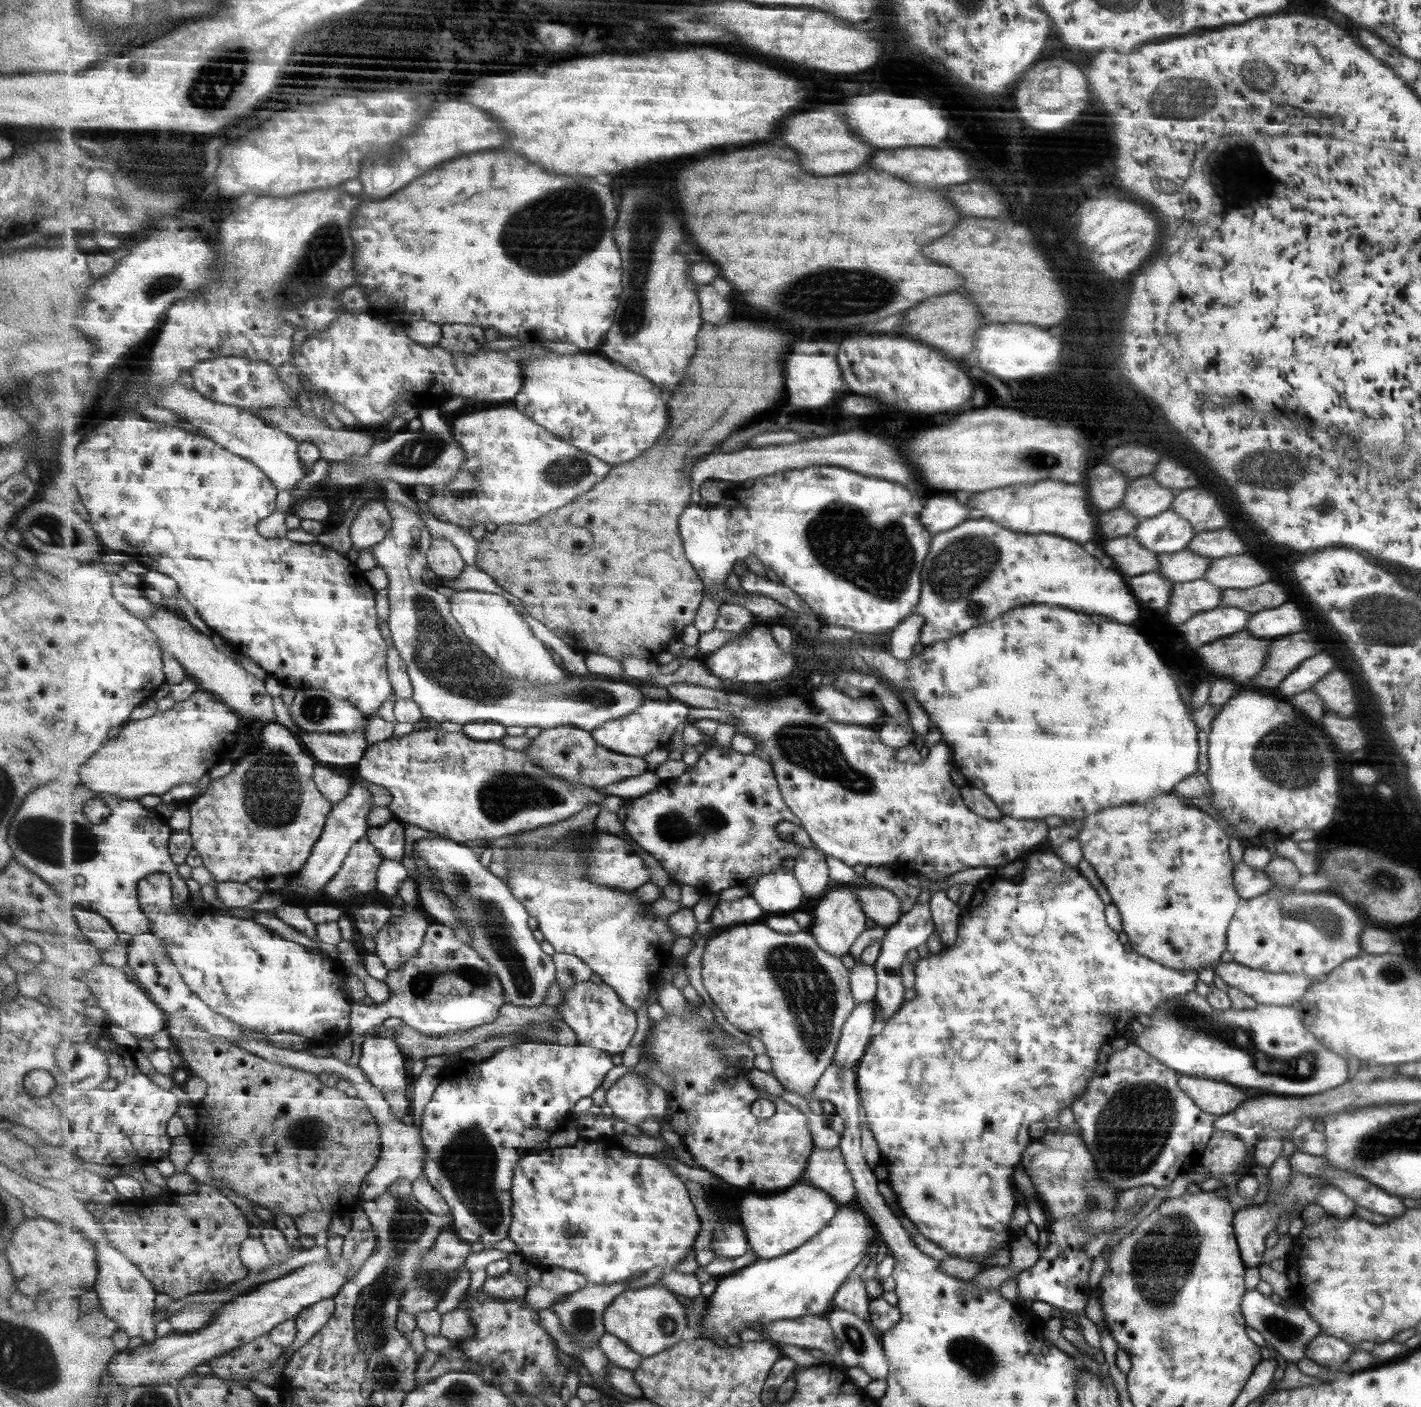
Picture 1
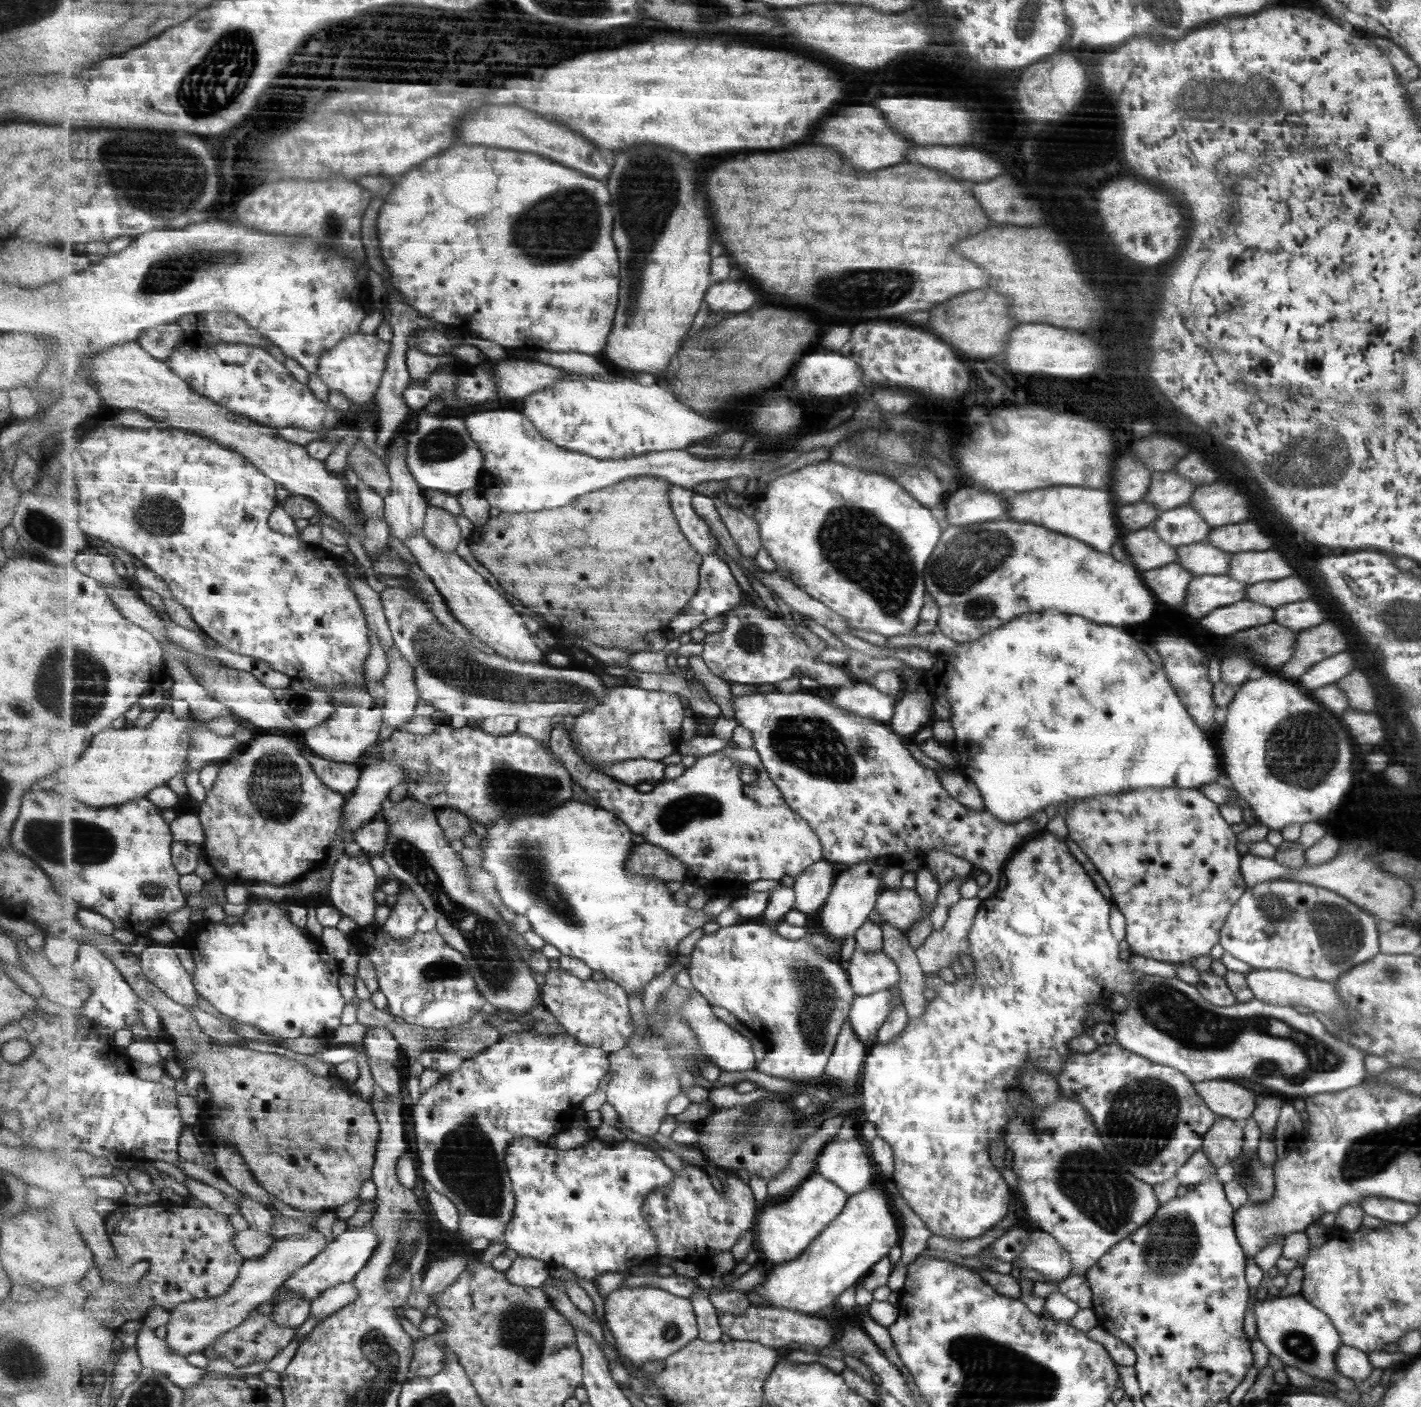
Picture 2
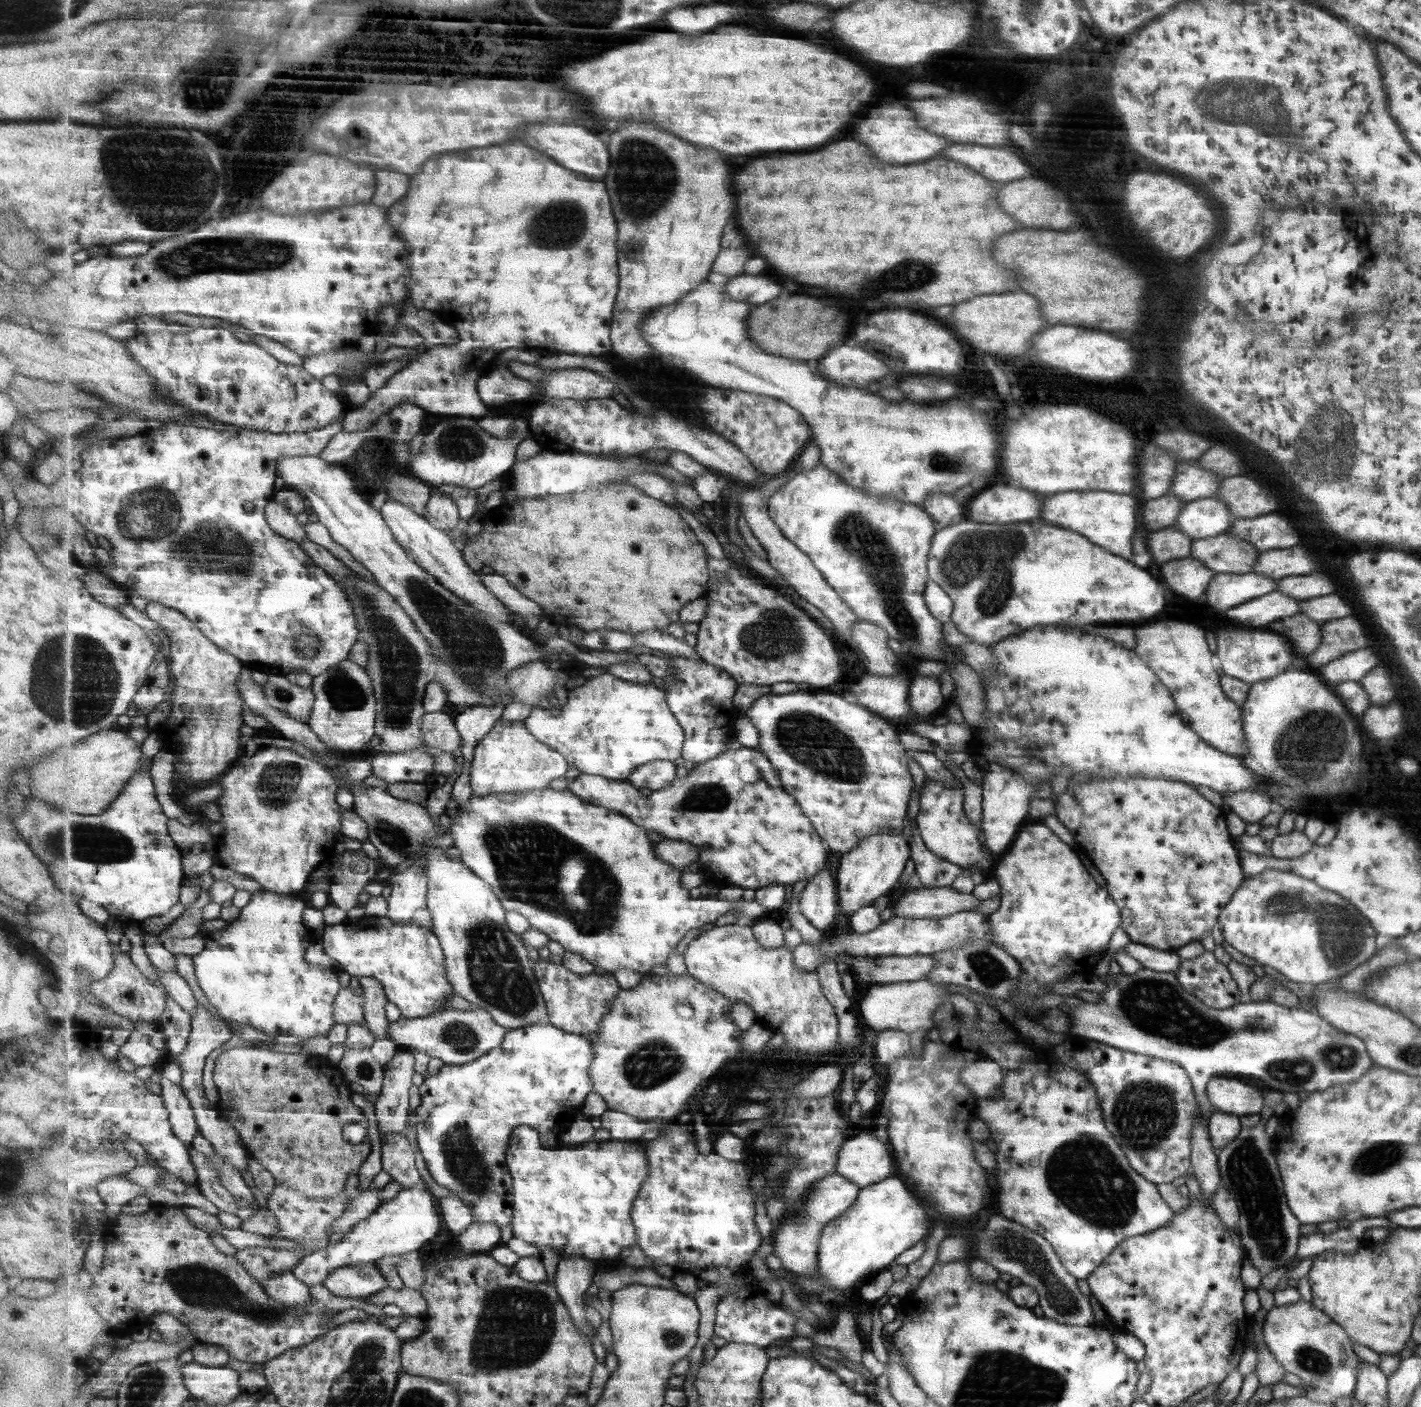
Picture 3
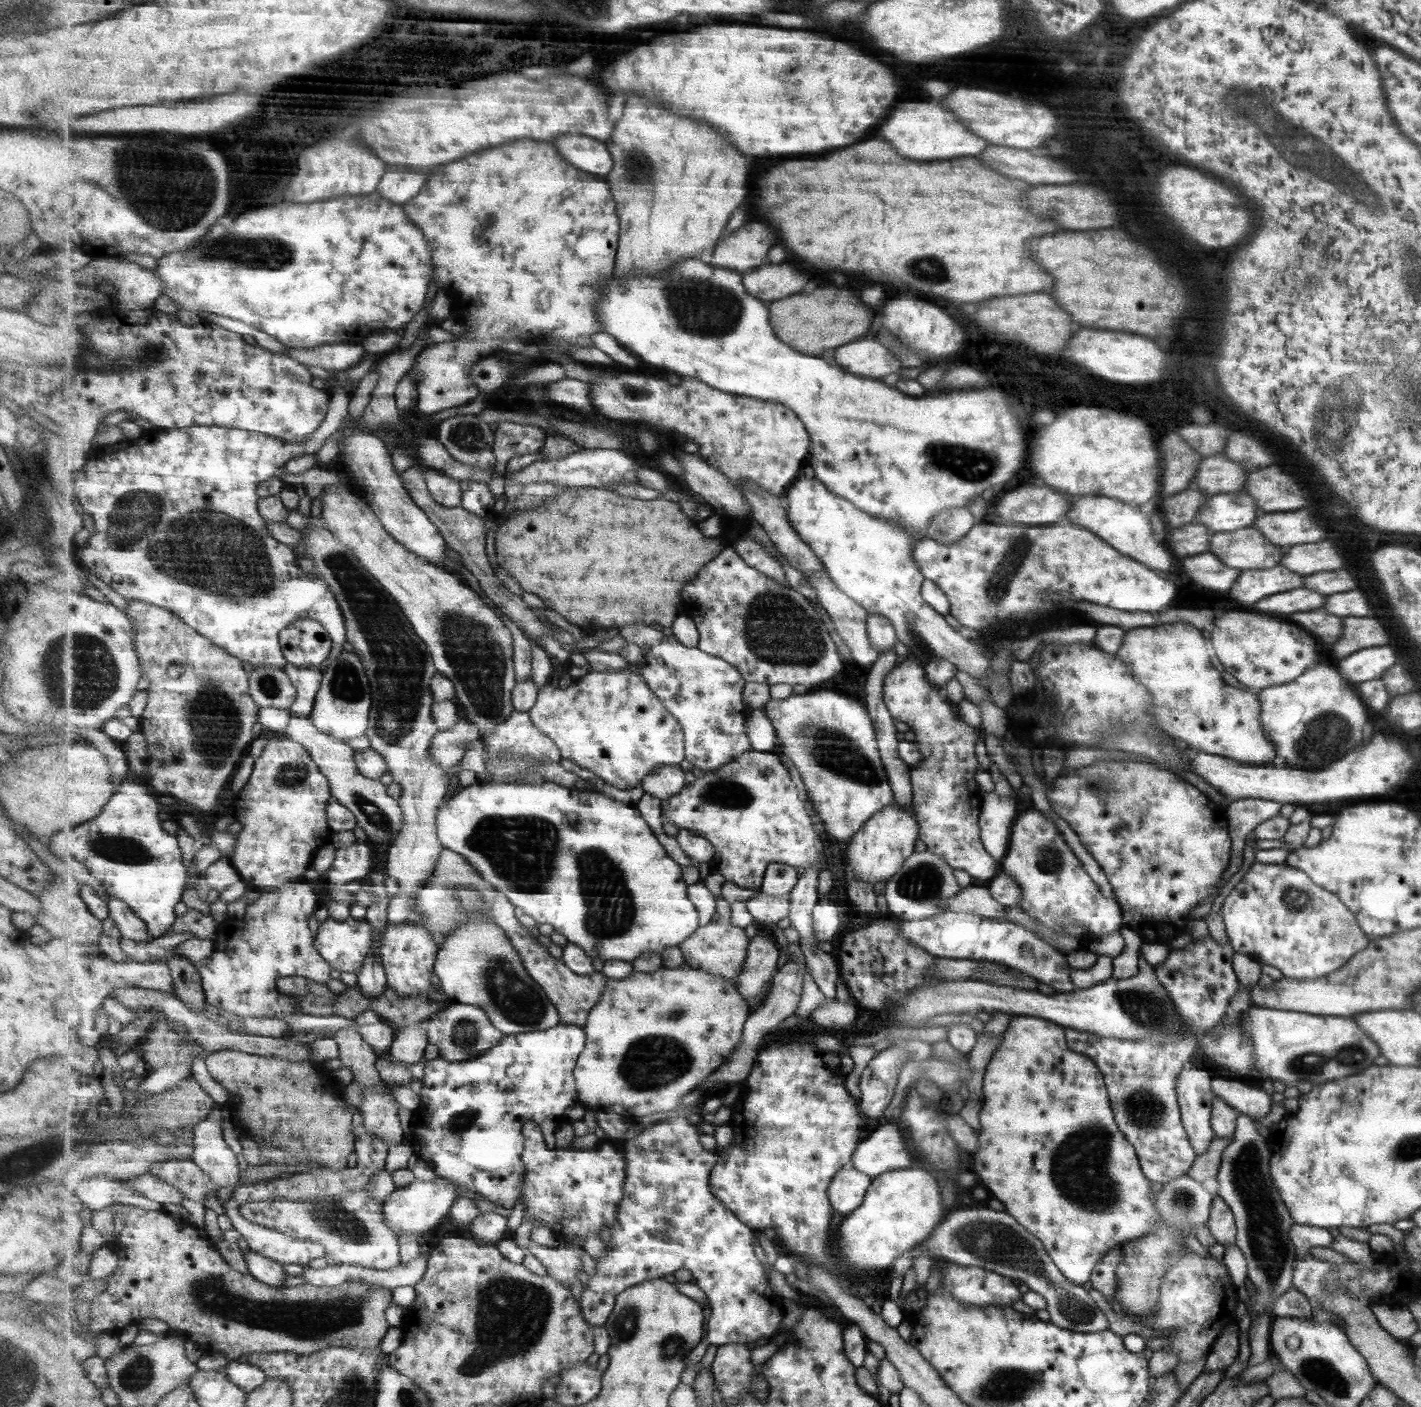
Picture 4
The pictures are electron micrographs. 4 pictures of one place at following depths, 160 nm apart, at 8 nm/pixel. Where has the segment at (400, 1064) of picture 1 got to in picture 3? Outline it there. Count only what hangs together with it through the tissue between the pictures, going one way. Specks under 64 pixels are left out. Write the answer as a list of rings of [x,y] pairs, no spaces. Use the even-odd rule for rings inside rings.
[[[355,976],[366,998],[366,1028],[375,1034],[376,1041],[389,1039],[389,1019],[385,1010],[388,998],[383,985],[370,976]]]

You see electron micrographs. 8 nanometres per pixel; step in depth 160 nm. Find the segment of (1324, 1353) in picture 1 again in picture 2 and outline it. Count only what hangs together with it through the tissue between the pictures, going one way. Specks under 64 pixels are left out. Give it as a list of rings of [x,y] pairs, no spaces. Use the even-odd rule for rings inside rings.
[[[1351,1345],[1337,1347],[1334,1352],[1334,1365],[1336,1372],[1345,1378],[1351,1378],[1356,1386],[1366,1380],[1373,1369],[1369,1366],[1366,1353]]]

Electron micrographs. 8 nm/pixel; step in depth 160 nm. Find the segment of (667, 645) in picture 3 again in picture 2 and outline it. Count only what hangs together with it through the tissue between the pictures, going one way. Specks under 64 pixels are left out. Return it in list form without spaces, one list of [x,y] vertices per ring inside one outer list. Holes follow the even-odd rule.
[[[689,656],[689,665],[696,672],[696,677],[707,686],[708,694],[722,708],[722,714],[727,720],[736,720],[731,683],[718,677],[705,662],[702,656]]]

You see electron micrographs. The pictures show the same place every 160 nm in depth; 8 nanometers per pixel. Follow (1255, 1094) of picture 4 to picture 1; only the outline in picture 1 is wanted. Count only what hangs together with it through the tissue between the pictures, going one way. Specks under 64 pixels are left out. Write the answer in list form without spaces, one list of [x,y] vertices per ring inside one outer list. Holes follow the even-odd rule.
[[[1178,1075],[1178,1087],[1191,1098],[1203,1112],[1221,1116],[1231,1112],[1243,1102],[1243,1092],[1226,1081]]]

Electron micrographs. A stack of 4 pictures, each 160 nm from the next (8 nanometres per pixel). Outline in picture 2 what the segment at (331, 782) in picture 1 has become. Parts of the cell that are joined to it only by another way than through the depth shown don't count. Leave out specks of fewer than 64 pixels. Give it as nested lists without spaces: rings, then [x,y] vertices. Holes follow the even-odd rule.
[[[298,744],[317,776],[339,794],[353,793],[360,781],[361,768],[355,764],[341,763],[317,756],[308,746]]]

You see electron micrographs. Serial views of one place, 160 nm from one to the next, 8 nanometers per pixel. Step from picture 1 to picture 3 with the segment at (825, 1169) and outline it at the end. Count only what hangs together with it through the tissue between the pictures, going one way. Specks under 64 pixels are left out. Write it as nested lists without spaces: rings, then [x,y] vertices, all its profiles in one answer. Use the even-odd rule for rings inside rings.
[[[871,1130],[847,1139],[838,1160],[837,1173],[861,1189],[888,1178],[893,1170],[889,1146],[881,1144]]]

